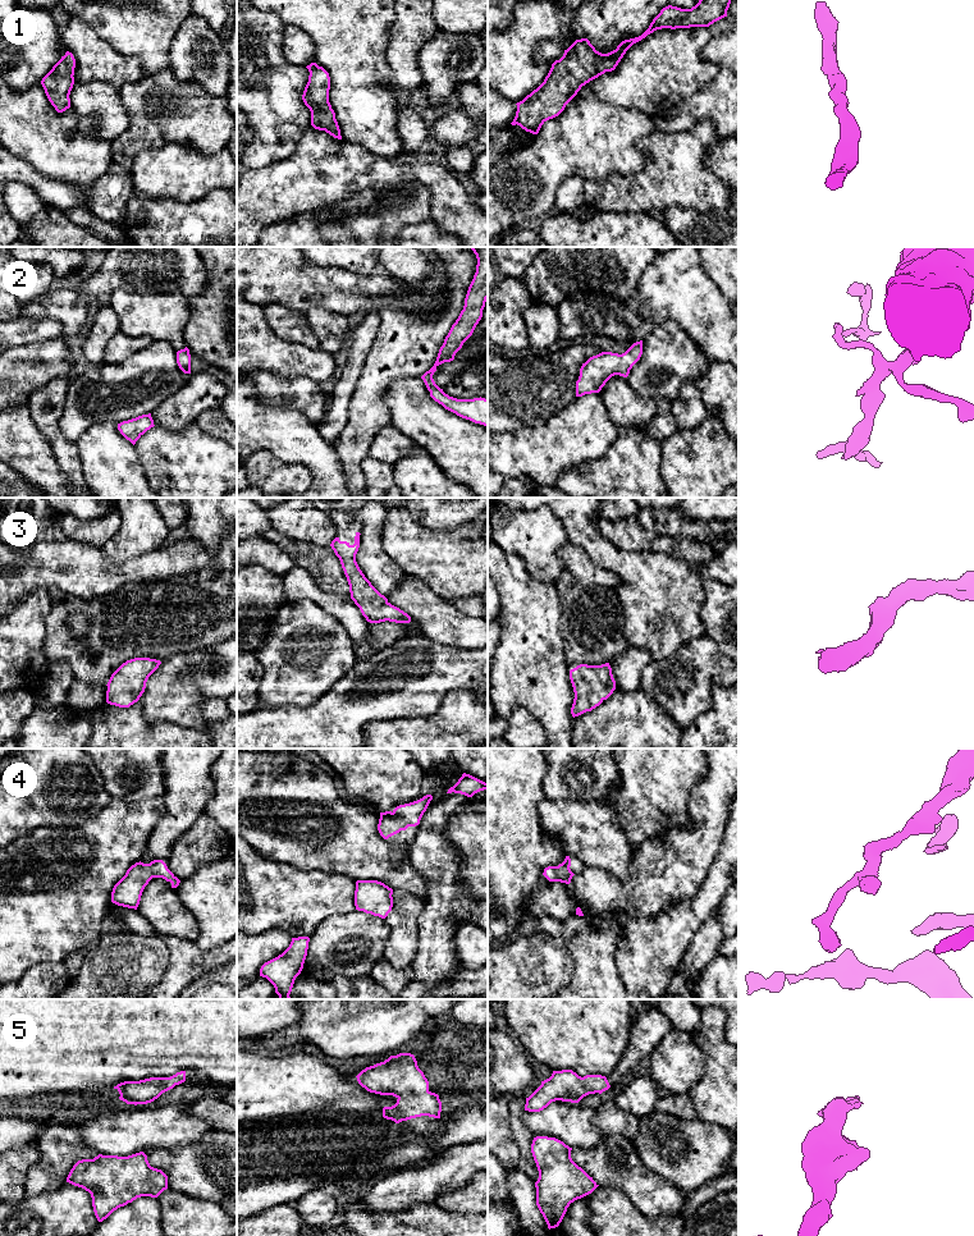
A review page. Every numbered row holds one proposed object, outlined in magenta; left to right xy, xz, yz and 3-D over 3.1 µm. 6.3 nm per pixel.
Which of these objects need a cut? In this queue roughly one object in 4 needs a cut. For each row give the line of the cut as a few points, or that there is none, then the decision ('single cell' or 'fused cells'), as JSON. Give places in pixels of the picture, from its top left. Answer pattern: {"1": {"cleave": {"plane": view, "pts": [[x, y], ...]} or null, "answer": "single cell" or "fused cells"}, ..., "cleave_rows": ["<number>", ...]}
{"1": {"cleave": null, "answer": "single cell"}, "2": {"cleave": null, "answer": "single cell"}, "3": {"cleave": null, "answer": "single cell"}, "4": {"cleave": null, "answer": "single cell"}, "5": {"cleave": null, "answer": "single cell"}, "cleave_rows": []}

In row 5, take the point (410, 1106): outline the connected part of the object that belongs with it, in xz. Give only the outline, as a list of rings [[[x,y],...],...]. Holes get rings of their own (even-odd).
[[[411,1053],[390,1056],[366,1067],[356,1077],[367,1091],[397,1098],[394,1105],[383,1108],[387,1120],[399,1123],[421,1116],[440,1118],[439,1095],[429,1090],[429,1081]]]

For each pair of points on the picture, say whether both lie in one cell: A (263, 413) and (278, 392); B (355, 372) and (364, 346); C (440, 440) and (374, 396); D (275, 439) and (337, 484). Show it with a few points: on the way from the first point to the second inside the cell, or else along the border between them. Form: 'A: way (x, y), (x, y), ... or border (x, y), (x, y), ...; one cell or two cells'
A: border (250, 380), (264, 401), (288, 403), (298, 411); two cells
B: way (355, 366), (359, 352); one cell
C: border (405, 379), (396, 380), (387, 388), (389, 422); two cells
D: way (291, 439), (321, 468); one cell

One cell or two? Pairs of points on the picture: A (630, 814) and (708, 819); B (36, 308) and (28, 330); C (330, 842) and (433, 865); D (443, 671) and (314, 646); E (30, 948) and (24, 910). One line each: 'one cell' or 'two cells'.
A: two cells
B: two cells
C: two cells
D: two cells
E: one cell

